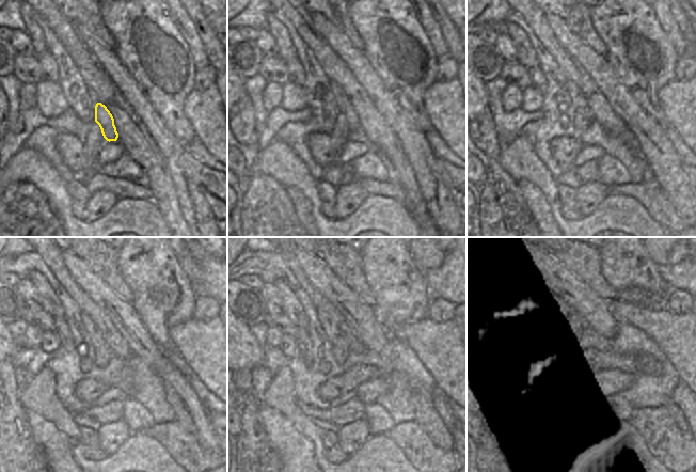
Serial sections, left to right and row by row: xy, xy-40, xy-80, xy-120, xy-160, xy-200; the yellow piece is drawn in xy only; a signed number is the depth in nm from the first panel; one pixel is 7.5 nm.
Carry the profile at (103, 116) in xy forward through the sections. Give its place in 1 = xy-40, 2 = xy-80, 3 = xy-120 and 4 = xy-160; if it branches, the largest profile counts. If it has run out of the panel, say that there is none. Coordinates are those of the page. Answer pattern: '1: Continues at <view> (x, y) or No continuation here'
1: Continues at xy-40 (343, 103)
2: Continues at xy-80 (578, 99)
3: Continues at xy-120 (97, 339)
4: Continues at xy-160 (328, 320)

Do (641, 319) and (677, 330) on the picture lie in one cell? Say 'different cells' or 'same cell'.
same cell

